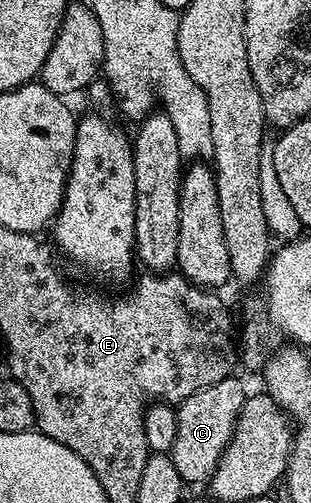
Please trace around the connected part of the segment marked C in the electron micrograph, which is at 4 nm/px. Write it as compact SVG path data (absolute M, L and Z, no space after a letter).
M234 375L227 379L219 379L219 383L211 383L211 387L203 387L203 391L191 395L176 406L177 426L171 456L175 470L183 482L208 482L217 470L219 459L227 443L233 438L237 416L247 396L247 389L241 386L239 377Z

